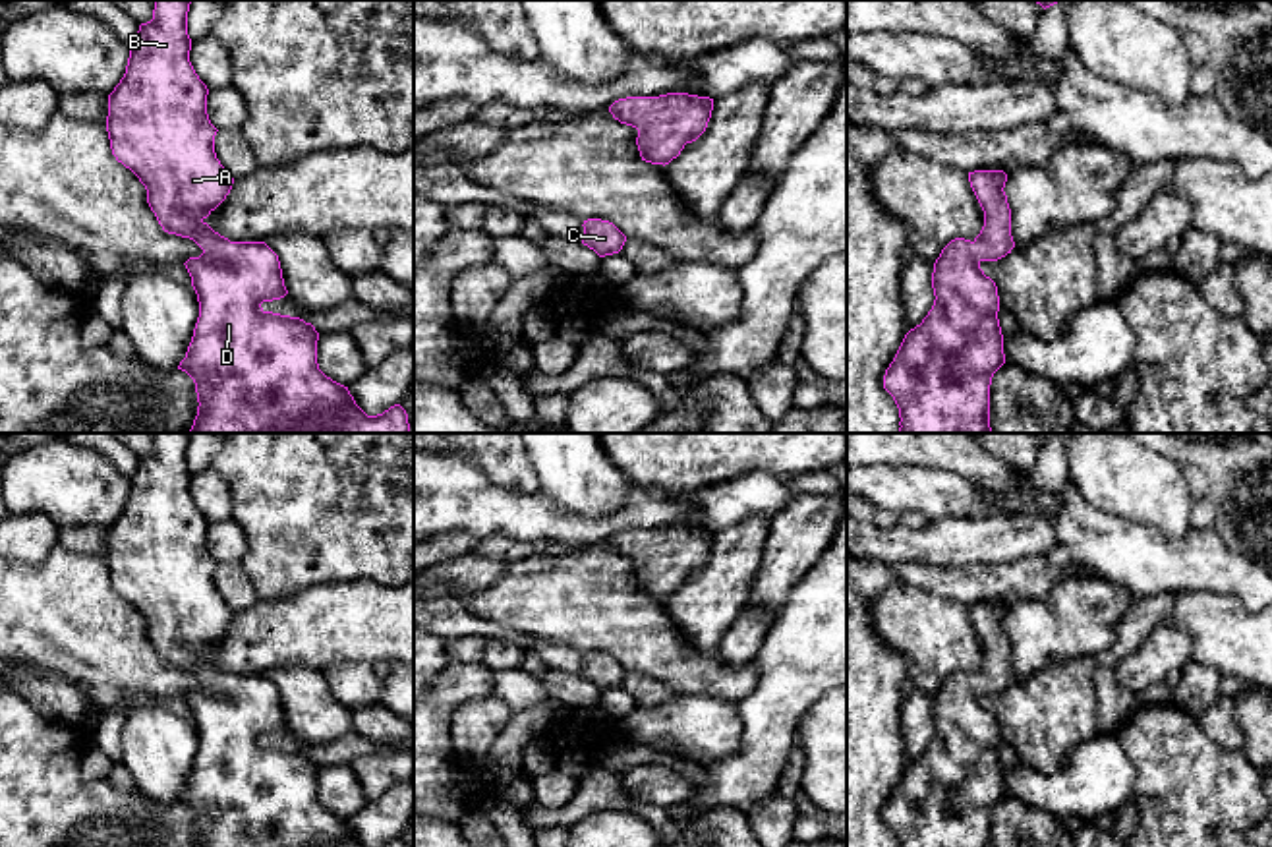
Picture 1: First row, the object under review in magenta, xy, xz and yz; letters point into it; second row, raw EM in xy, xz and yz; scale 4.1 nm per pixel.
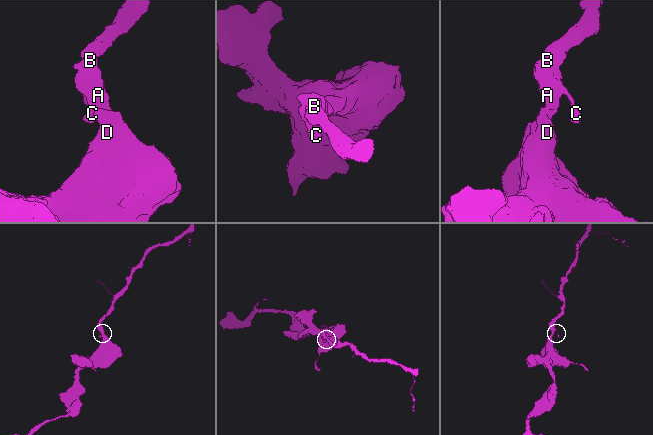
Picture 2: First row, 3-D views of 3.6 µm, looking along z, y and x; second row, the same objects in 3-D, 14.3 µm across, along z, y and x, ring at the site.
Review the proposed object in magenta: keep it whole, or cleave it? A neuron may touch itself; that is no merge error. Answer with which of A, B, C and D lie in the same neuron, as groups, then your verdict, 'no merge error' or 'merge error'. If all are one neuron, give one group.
A B C D | no merge error

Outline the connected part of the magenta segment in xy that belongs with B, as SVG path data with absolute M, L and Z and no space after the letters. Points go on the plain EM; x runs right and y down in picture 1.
M155 433L153 453L139 458L126 507L108 528L106 549L112 588L145 619L162 663L189 671L203 683L184 696L199 750L178 803L195 816L197 847L365 847L348 820L319 803L315 760L261 741L288 727L278 688L265 675L230 675L205 656L230 627L234 611L217 592L218 563L207 547L209 522L189 495L189 437Z

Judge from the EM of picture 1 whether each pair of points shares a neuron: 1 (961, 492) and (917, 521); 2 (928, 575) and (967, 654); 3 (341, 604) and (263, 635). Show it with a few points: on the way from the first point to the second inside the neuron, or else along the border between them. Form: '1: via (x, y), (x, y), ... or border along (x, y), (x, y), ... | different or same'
1: border along (899, 515), (919, 511), (928, 521) | different
2: border along (897, 581), (967, 606) | different
3: via (321, 623), (318, 627), (283, 631) | same

